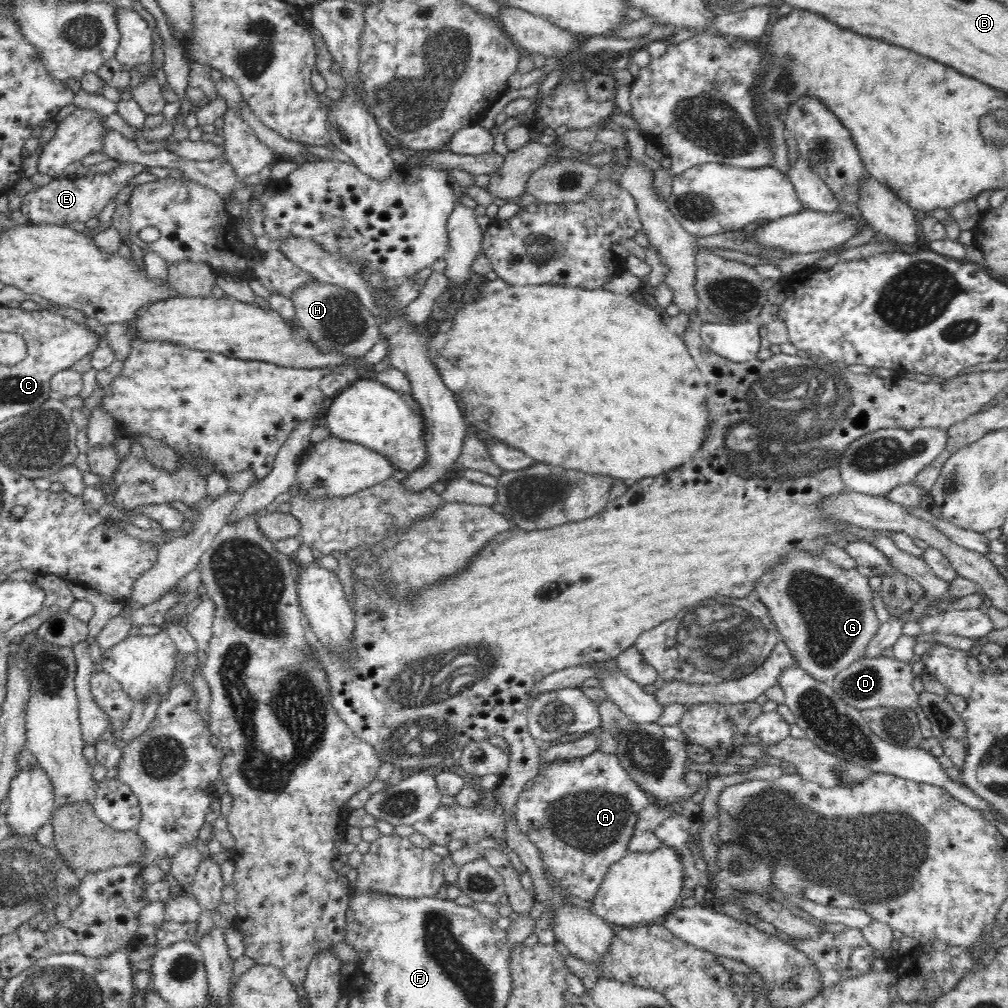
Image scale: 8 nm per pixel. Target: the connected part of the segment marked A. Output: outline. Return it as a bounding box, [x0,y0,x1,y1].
[512,752,650,900]

